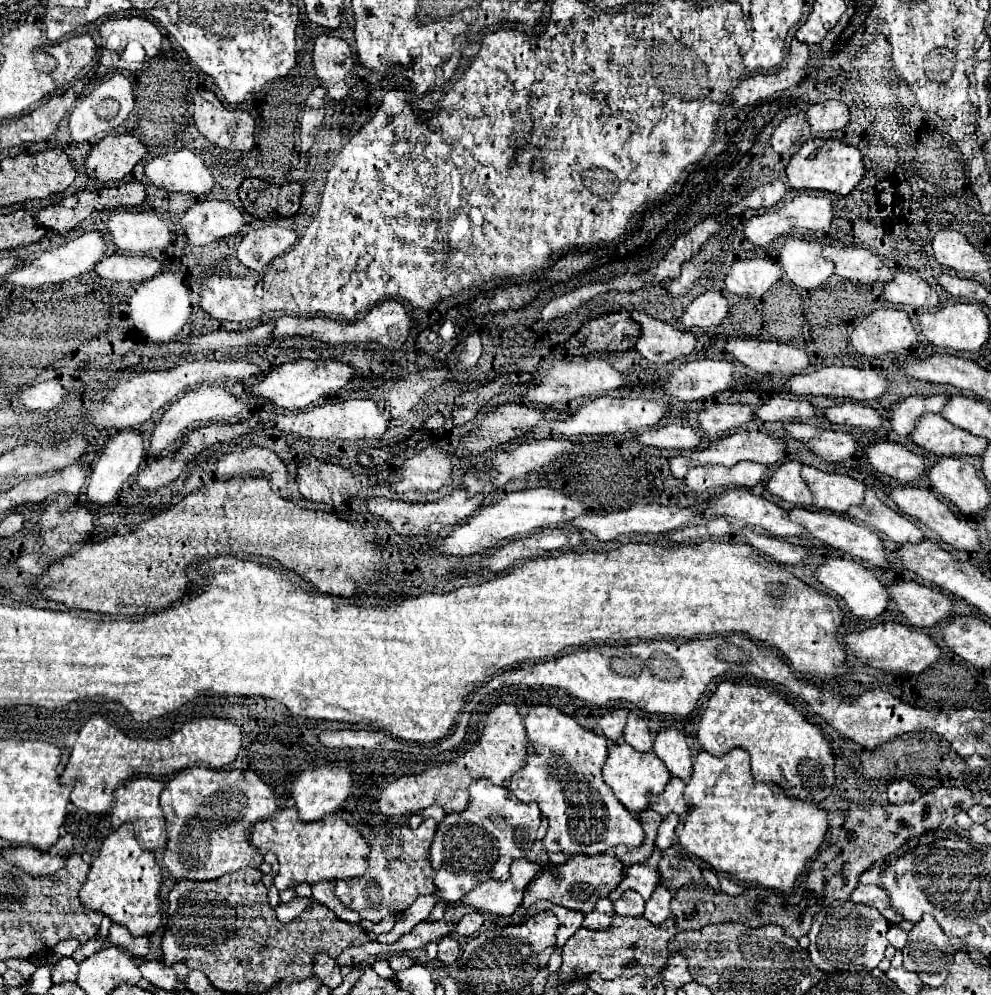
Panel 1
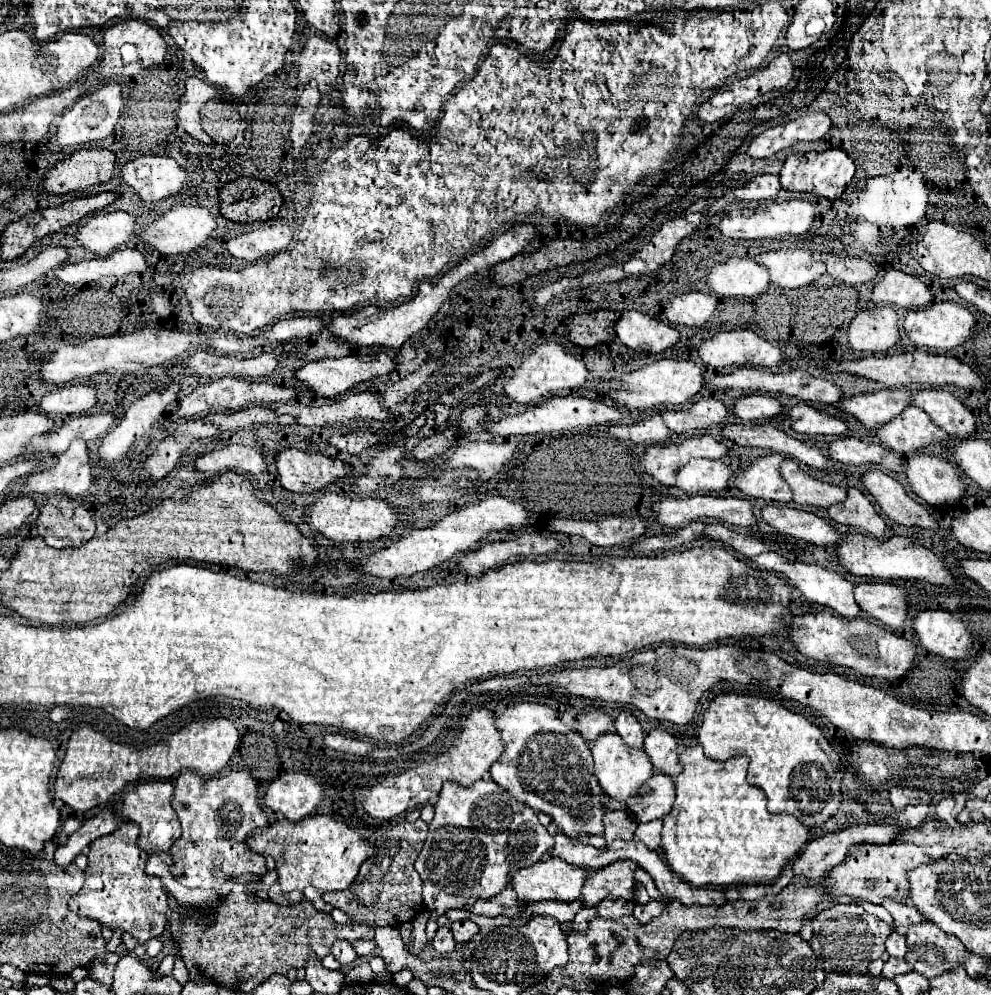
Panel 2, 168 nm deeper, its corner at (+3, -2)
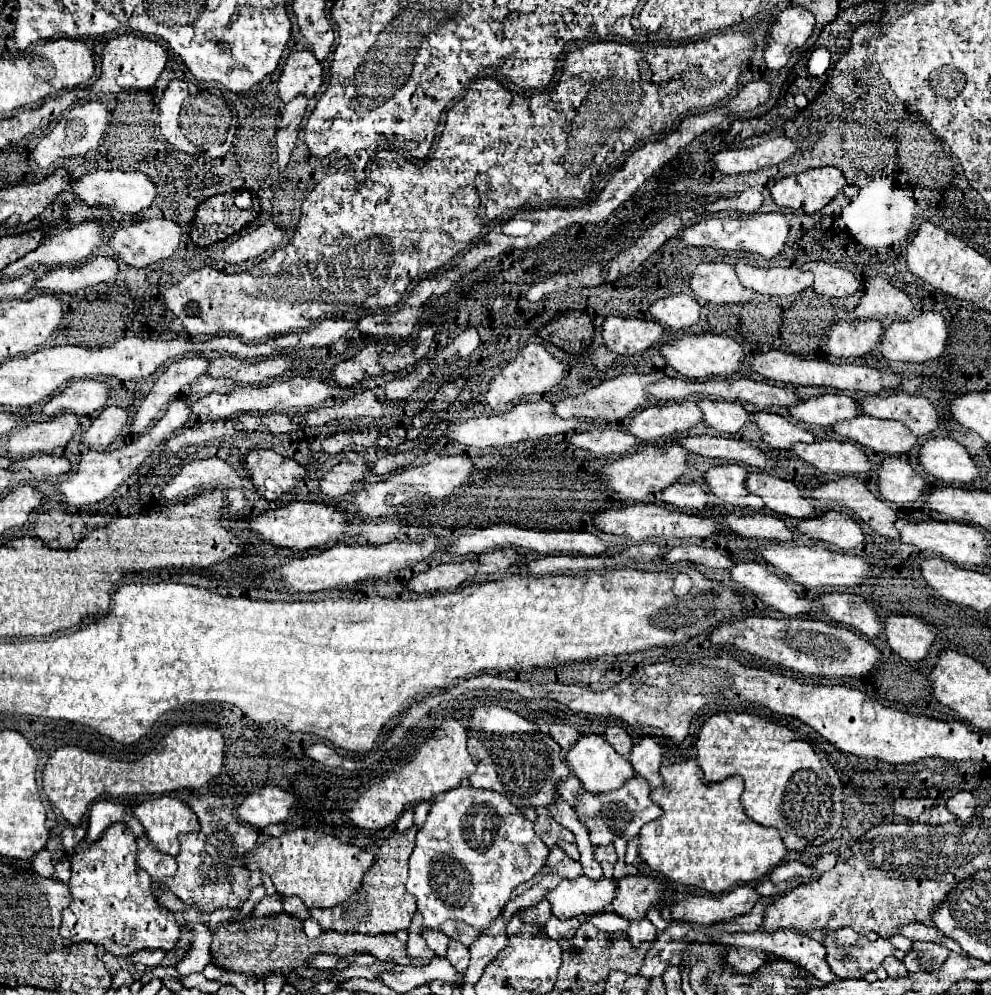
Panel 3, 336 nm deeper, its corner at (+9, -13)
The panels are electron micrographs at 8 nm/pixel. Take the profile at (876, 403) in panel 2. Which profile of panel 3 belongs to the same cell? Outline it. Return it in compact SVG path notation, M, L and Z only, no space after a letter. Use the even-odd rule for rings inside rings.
M821 395L821 397L801 401L799 405L789 407L789 411L803 423L833 427L835 423L859 417L863 413L863 407L857 405L847 395Z

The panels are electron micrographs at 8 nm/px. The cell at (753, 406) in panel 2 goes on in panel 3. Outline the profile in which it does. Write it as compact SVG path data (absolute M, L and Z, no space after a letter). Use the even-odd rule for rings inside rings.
M701 399L699 407L703 409L705 421L721 433L737 433L753 421L753 413L749 413L741 403Z

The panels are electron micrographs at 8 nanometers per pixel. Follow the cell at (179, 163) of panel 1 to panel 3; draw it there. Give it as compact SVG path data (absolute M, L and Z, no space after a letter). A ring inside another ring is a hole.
M113 169L113 171L91 171L81 179L73 179L71 191L75 191L89 205L99 203L103 207L109 207L109 209L119 211L119 213L129 213L129 215L137 215L143 209L149 209L153 205L153 201L157 199L157 185L137 169L135 171L117 171L117 169Z

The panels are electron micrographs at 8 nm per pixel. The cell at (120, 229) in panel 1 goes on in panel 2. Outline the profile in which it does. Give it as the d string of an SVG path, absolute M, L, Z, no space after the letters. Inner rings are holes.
M101 212L87 220L87 224L79 226L73 234L81 248L93 254L109 254L111 250L131 244L135 240L137 222L127 212Z

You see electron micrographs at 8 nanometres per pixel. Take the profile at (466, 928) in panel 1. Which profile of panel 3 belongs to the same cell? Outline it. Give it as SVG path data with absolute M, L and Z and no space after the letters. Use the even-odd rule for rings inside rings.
M451 939L449 941L449 949L447 949L447 959L459 967L465 969L469 965L469 949L459 941L459 939Z

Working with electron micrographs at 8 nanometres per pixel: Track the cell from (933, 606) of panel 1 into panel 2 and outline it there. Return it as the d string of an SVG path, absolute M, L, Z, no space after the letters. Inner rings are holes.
M855 584L855 600L863 612L889 628L899 628L909 616L905 590L893 584Z

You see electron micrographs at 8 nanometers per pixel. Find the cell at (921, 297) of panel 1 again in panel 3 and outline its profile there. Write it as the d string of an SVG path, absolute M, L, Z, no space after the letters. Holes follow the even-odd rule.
M881 277L869 279L865 293L855 309L861 319L875 319L875 317L897 317L903 319L913 311L913 301L909 295L893 287Z

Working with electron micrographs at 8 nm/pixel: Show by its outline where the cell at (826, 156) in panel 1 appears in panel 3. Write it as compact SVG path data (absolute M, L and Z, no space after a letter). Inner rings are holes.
M819 167L783 177L771 187L771 197L779 207L815 213L823 209L843 185L845 177L837 167Z

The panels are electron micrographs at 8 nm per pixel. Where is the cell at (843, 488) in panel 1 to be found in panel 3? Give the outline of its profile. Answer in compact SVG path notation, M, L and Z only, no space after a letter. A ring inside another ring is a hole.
M749 473L747 489L759 497L763 497L765 507L769 507L777 515L787 515L793 519L809 519L821 515L817 507L809 503L809 499L801 497L799 489L791 481L783 481L769 473Z

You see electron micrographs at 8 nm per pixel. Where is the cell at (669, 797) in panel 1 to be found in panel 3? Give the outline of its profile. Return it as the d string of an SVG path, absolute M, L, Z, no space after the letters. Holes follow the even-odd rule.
M635 777L621 789L615 789L609 793L593 795L593 793L583 791L583 793L579 793L579 801L577 801L577 815L587 825L593 845L609 845L611 833L619 833L625 839L631 839L635 835L639 835L639 829L647 821L653 821L661 813L663 813L663 809L651 799L651 785L643 777Z

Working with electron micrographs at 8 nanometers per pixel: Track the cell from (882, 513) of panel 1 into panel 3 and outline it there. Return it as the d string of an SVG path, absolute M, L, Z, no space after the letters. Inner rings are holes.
M827 511L821 517L805 519L799 523L799 531L839 549L855 549L865 539L859 523L845 511Z

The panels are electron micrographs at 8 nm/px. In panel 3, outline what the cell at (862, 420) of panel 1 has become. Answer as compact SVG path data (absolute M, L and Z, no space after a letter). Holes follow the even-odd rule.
M755 413L755 425L761 429L763 439L773 449L791 449L795 443L813 443L815 437L811 431L791 423L783 415L775 413Z

